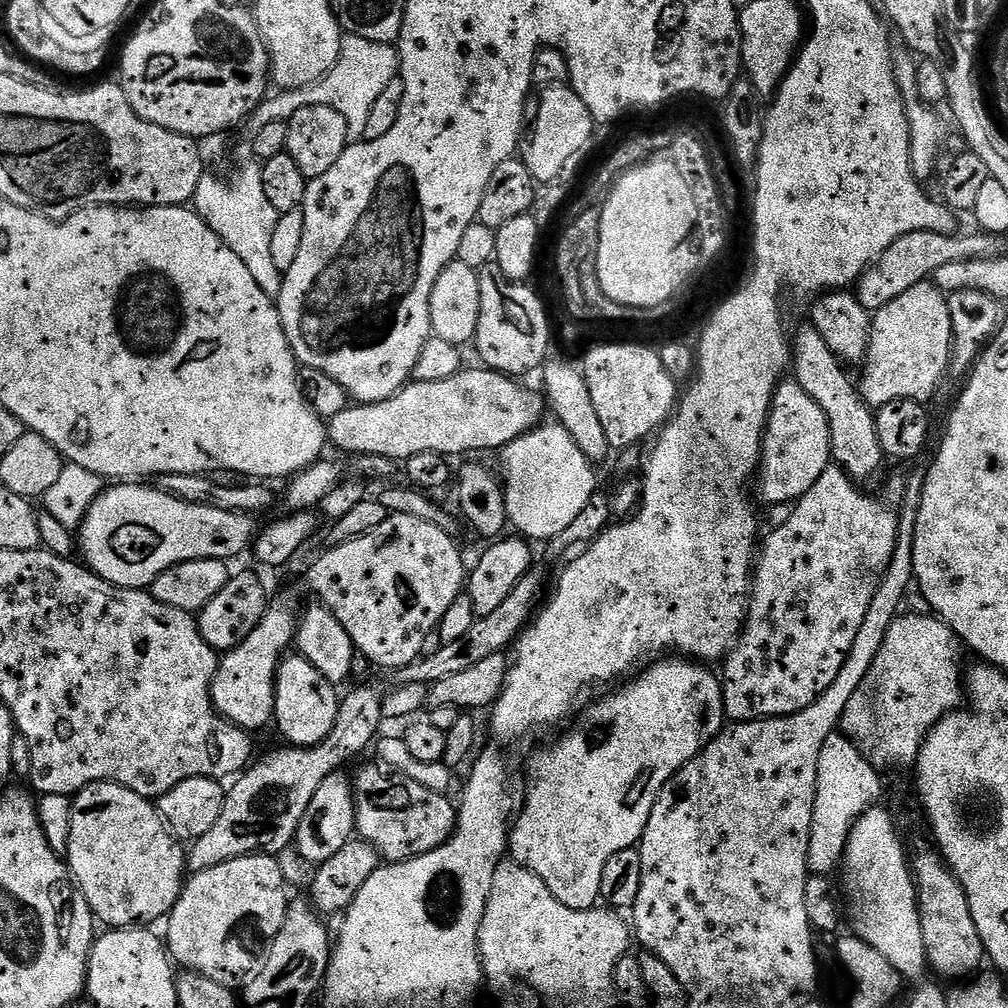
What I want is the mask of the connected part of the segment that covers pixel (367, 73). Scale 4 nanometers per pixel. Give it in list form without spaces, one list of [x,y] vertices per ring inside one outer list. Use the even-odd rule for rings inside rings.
[[[351,34],[345,35],[340,41],[338,62],[316,84],[308,88],[280,90],[269,95],[252,112],[246,128],[255,134],[266,126],[266,122],[282,122],[287,124],[298,110],[306,106],[330,106],[330,110],[338,110],[342,118],[346,118],[346,134],[349,144],[359,144],[364,140],[366,121],[370,118],[370,110],[374,101],[382,95],[382,90],[390,86],[400,75],[400,54],[393,45],[382,42],[370,42],[370,38],[358,38]]]

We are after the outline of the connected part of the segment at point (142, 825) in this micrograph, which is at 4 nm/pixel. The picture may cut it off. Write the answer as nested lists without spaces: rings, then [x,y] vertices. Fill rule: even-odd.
[[[91,784],[77,792],[72,801],[72,817],[70,818],[70,846],[66,853],[66,863],[72,871],[72,879],[76,881],[80,893],[86,898],[90,906],[93,917],[101,925],[109,929],[114,928],[131,928],[133,926],[151,925],[151,920],[163,921],[168,913],[172,911],[173,906],[178,902],[180,891],[184,889],[186,883],[186,848],[183,843],[174,835],[171,828],[165,824],[160,817],[159,807],[149,797],[134,794],[134,790],[123,788],[117,784]]]

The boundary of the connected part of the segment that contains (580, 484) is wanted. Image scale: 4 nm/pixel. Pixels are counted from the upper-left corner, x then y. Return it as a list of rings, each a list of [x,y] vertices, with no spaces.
[[[555,422],[539,426],[519,436],[502,450],[504,456],[504,501],[508,523],[521,537],[529,541],[550,542],[586,507],[586,502],[597,495],[596,472],[593,461],[578,450],[578,442],[562,425]]]

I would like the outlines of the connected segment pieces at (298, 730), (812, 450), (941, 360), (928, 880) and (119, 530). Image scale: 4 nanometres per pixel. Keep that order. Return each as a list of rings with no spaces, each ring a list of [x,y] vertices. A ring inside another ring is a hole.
[[[288,654],[283,657],[276,671],[276,711],[274,713],[275,727],[280,727],[280,732],[285,736],[287,743],[293,748],[313,748],[315,744],[320,744],[326,738],[326,734],[330,734],[330,730],[334,730],[334,722],[338,718],[338,710],[340,709],[341,697],[338,695],[337,685],[326,682],[326,678],[322,678],[322,674],[315,666],[310,666],[310,662],[306,662],[306,658],[299,654]]]
[[[794,378],[781,380],[772,396],[772,410],[764,428],[762,459],[758,469],[760,496],[765,505],[801,500],[832,463],[830,422],[822,406],[818,406],[818,402],[814,402],[814,398],[810,398],[810,394],[806,394]]]
[[[935,283],[919,284],[874,313],[868,358],[862,368],[864,377],[858,380],[860,397],[873,410],[902,398],[928,402],[939,390],[944,375],[949,375],[951,363],[952,323],[948,296]]]
[[[931,851],[920,852],[910,860],[916,882],[916,905],[920,911],[924,949],[928,952],[931,971],[936,971],[944,980],[964,982],[977,975],[975,972],[979,970],[980,963],[986,960],[986,946],[980,937],[980,925],[974,914],[970,914],[966,890],[962,890],[958,878],[948,869],[939,851]]]
[[[120,482],[109,487],[90,506],[84,523],[78,529],[78,552],[83,563],[91,568],[92,573],[100,576],[119,588],[151,589],[154,578],[162,574],[162,570],[170,570],[170,566],[178,566],[182,562],[190,562],[198,558],[214,558],[225,562],[231,556],[240,556],[249,551],[255,541],[258,524],[246,512],[218,510],[214,506],[192,504],[160,491],[159,487],[147,488],[144,482]]]

